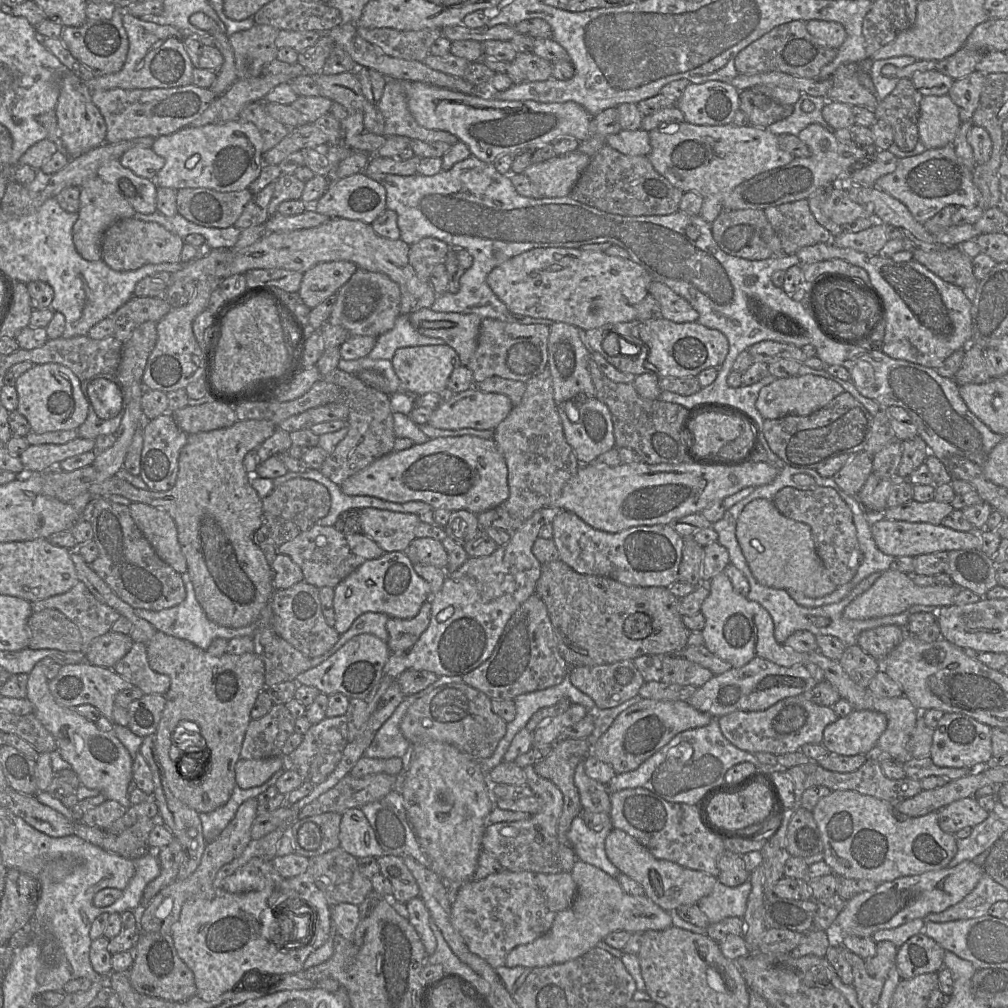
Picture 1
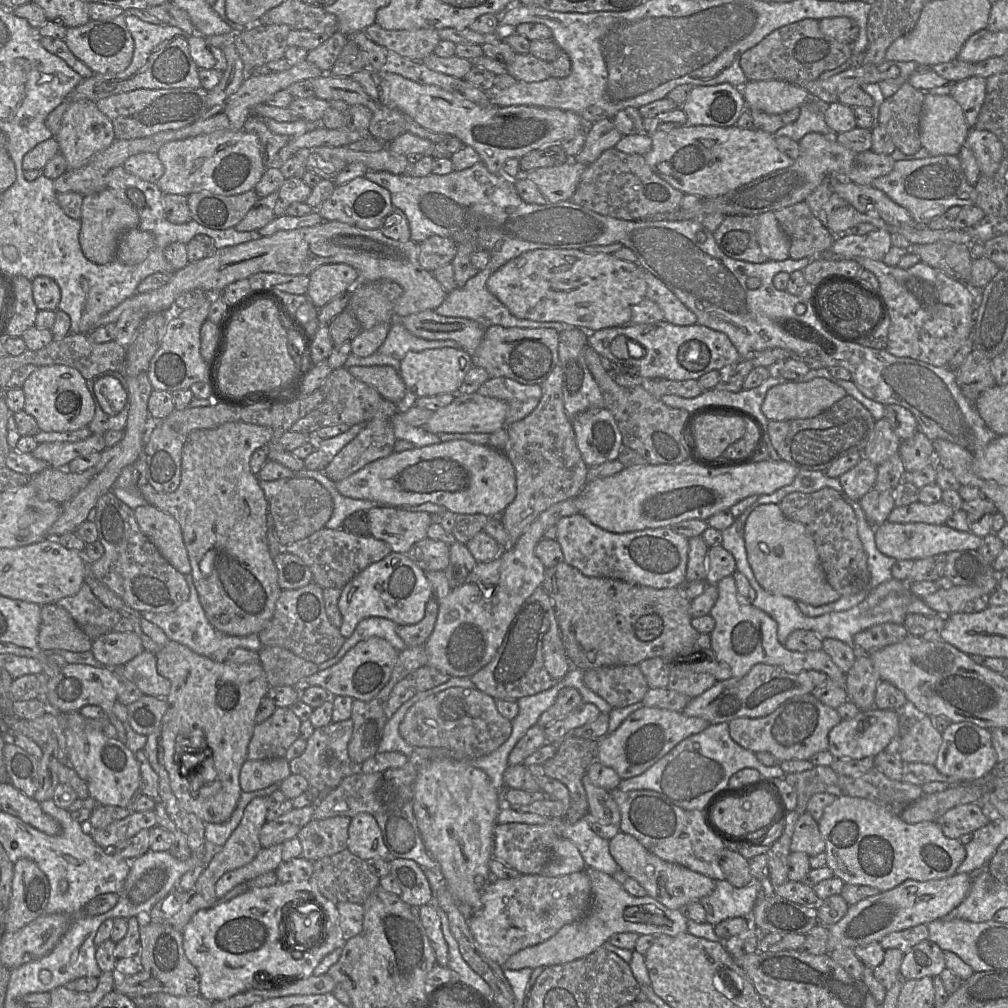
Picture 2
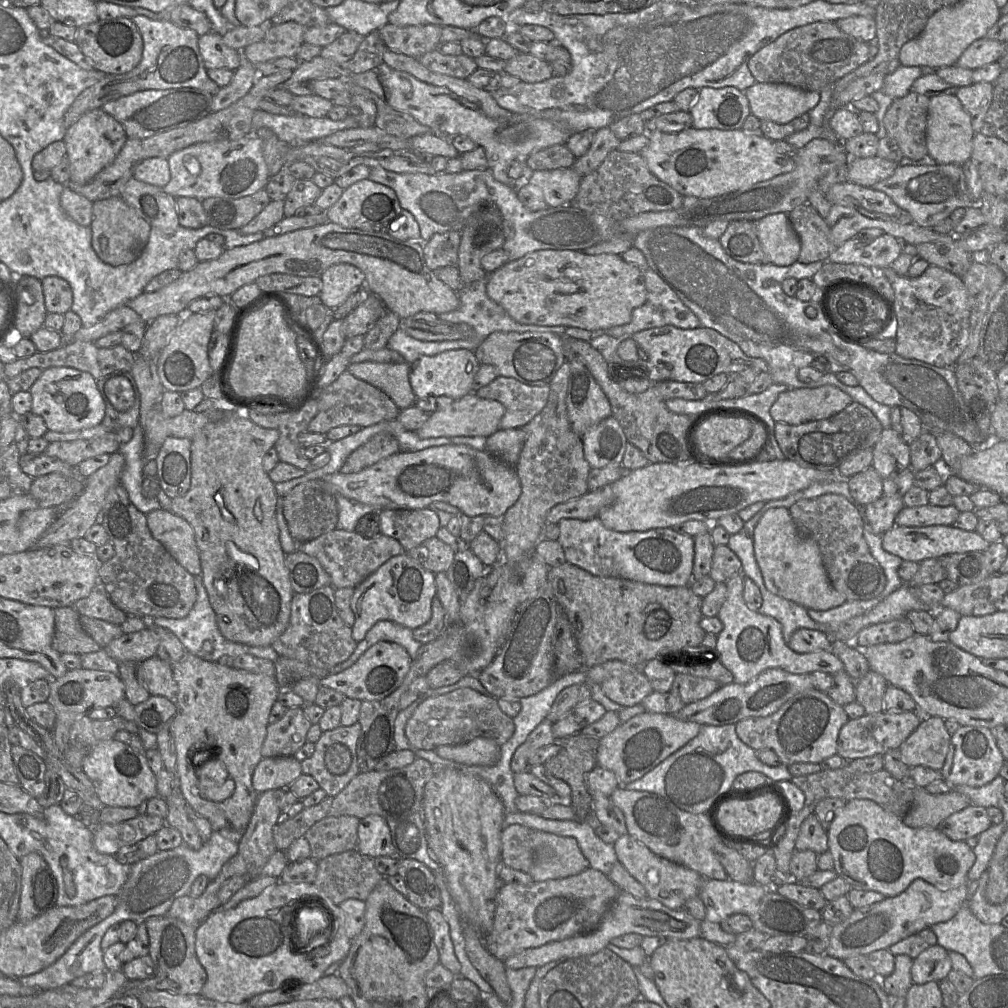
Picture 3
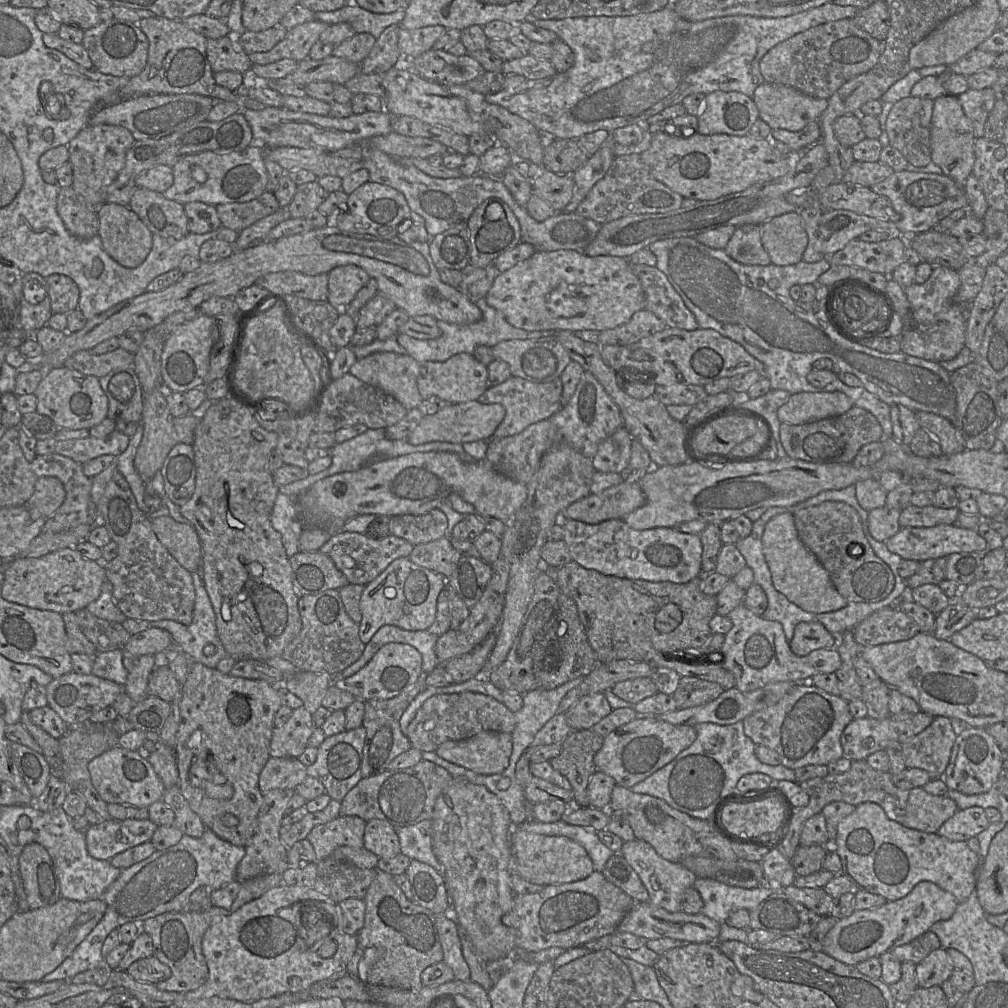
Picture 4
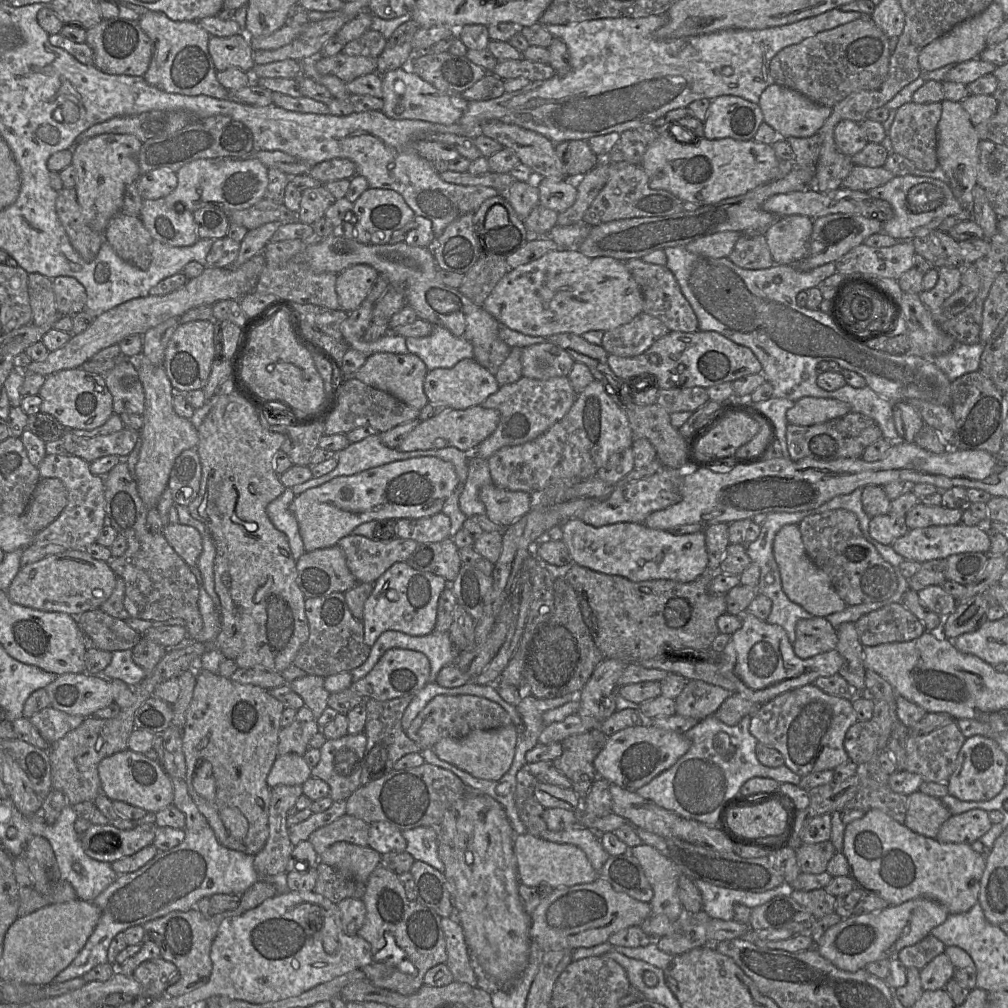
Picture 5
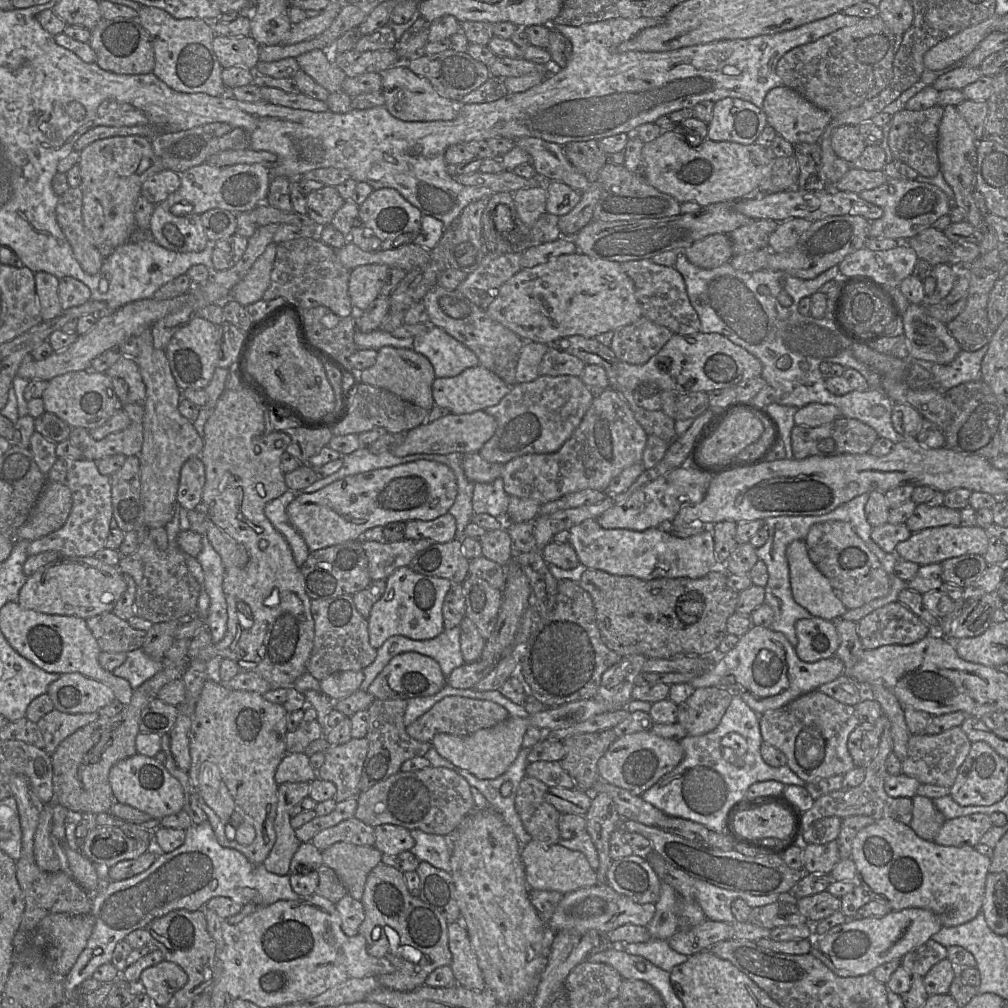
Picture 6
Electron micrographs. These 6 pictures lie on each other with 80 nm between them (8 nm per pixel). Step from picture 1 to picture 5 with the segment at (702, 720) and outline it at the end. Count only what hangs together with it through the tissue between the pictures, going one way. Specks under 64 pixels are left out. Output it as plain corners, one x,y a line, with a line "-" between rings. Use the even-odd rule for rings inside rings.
650,726
628,727
608,737
605,747
594,760
598,777
636,792
661,772
672,767
691,747
685,734

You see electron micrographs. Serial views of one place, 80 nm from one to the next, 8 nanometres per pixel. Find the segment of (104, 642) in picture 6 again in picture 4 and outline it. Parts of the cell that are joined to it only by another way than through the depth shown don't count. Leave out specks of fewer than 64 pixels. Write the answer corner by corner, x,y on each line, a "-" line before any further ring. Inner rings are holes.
86,608
76,611
76,616
81,630
95,645
97,652
123,650
132,636
121,623
99,618
90,613

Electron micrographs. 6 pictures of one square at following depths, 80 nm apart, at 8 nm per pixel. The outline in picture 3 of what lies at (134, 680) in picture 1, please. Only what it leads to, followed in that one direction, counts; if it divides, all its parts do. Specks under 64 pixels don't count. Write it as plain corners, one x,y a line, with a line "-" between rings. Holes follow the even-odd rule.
157,656
150,657
138,663
137,676
150,696
163,696
175,701
178,686
173,678
171,665
167,662

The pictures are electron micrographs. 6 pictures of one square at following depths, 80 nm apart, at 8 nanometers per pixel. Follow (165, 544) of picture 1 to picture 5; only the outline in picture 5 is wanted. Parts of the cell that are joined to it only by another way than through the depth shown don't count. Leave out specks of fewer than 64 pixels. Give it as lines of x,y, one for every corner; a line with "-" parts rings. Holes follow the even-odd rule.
169,523
163,527
161,533
189,567
197,566
202,552
202,538
194,527

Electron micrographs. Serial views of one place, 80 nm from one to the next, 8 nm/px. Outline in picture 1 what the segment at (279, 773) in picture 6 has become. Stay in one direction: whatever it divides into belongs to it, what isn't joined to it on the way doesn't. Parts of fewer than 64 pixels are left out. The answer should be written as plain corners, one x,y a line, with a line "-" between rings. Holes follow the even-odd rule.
281,756
254,760
239,759
235,766
236,786
243,790
261,786
279,771
285,771

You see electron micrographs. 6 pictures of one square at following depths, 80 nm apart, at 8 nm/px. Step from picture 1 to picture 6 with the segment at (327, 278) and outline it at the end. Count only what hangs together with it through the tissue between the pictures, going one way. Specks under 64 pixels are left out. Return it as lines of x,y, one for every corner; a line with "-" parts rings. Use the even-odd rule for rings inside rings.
366,264
350,271
348,293
353,306
352,314
365,310
379,297
389,269
384,264

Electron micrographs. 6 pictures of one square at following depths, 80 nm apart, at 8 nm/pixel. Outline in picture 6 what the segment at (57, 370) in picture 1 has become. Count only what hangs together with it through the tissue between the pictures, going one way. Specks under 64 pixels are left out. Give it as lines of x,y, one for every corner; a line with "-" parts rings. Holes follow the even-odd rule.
80,370
56,376
48,381
41,399
44,409
66,422
71,428
95,429
105,424
119,408
120,401
109,377
103,372

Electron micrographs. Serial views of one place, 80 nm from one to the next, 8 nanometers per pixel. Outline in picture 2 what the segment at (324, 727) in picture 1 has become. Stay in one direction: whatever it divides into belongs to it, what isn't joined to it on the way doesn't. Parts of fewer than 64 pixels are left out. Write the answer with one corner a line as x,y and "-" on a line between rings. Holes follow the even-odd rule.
351,719
316,728
310,738
306,740
307,746
303,754
289,761
292,774
303,776
311,787
319,792
330,793
342,780
357,771
348,753
348,745
353,733
353,721

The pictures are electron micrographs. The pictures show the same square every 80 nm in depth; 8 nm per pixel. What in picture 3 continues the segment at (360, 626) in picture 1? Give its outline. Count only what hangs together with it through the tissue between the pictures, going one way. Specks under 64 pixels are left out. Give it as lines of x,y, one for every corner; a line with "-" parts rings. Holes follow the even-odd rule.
378,621
367,632
365,638
357,643
355,651
346,661
327,670
329,675
337,674
349,668
367,649
380,641
392,642
402,646
408,652
412,660
417,658
418,652
423,645
415,640
412,629
391,621

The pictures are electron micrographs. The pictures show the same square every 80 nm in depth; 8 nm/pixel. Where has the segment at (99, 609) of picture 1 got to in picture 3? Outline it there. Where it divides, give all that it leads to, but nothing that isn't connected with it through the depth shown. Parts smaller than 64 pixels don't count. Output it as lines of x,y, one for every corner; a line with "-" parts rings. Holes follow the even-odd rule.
99,583
91,593
72,606
80,615
121,625
128,615
119,609
110,599
106,589

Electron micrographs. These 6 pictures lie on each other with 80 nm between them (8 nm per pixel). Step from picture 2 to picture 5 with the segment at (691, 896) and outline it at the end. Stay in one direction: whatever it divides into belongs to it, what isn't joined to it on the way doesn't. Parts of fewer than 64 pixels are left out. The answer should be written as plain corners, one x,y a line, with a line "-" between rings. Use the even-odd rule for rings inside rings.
641,844
630,848
644,870
654,895
650,901
652,915
664,915
670,921
676,921
686,912
678,897
678,880
683,875
670,859
663,856
654,847

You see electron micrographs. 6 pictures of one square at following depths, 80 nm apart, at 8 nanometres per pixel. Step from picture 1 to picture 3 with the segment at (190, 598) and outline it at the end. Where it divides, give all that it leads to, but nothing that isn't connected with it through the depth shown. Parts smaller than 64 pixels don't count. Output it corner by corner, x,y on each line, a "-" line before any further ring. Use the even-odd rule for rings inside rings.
200,575
194,577
194,584
197,593
196,601
190,613
185,618
182,619
170,619
165,617
148,618
147,621
150,623
150,625
156,625
170,631
178,638
178,640
182,643
187,652
206,661
217,662
222,656
235,657
241,654
250,654
258,658
269,660
273,663
277,660
279,655
273,648
271,648
271,646
266,647
250,646
246,644
231,642
225,639
218,629
216,614
209,602
209,598
-
206,641
210,641
213,644
214,649
211,653
204,652
202,648
204,642

